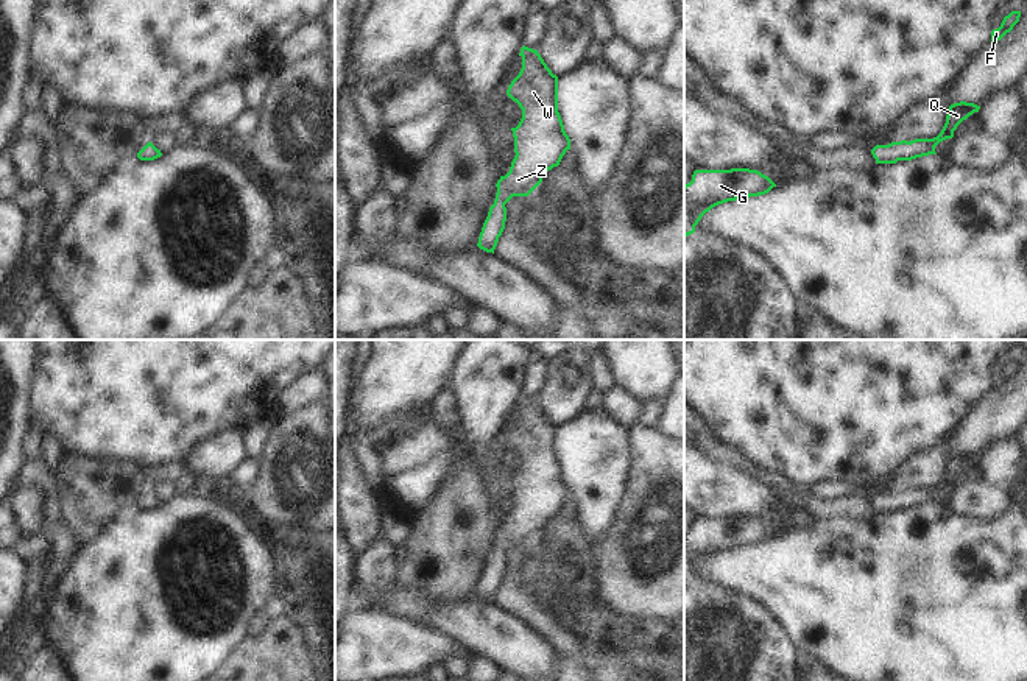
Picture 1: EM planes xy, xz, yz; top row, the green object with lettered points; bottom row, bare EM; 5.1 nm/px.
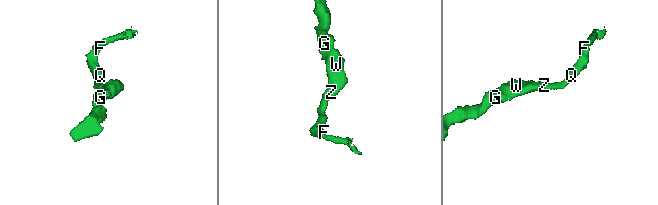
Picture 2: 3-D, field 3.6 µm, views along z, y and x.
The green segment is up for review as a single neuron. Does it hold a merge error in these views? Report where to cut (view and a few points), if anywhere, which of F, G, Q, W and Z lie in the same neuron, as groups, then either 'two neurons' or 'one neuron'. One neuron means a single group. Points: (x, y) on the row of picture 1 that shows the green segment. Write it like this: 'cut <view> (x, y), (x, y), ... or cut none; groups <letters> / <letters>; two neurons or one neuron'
cut none; groups F G Q W Z; one neuron

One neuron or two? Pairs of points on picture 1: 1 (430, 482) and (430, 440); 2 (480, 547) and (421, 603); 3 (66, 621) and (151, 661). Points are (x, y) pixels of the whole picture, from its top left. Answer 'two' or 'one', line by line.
1: one
2: two
3: one

